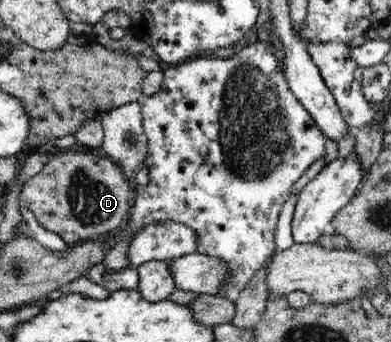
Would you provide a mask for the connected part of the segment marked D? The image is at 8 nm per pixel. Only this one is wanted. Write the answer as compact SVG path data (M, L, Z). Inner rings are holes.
M60 151L23 185L18 198L39 223L57 233L67 244L113 235L129 216L129 191L119 167L99 151L77 153Z

